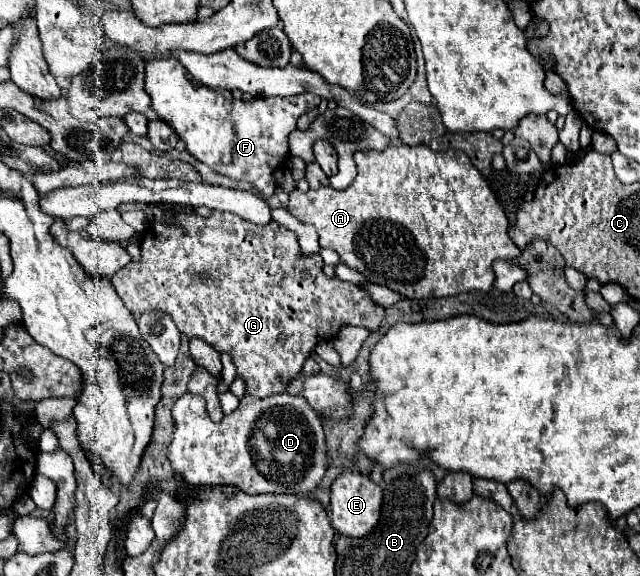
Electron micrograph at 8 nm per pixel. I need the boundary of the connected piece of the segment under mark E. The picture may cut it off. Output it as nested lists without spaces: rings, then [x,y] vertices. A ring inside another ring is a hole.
[[[343,472],[331,484],[331,524],[339,534],[349,538],[363,538],[371,534],[375,522],[379,522],[383,506],[383,490],[369,480],[369,476],[361,472]]]

